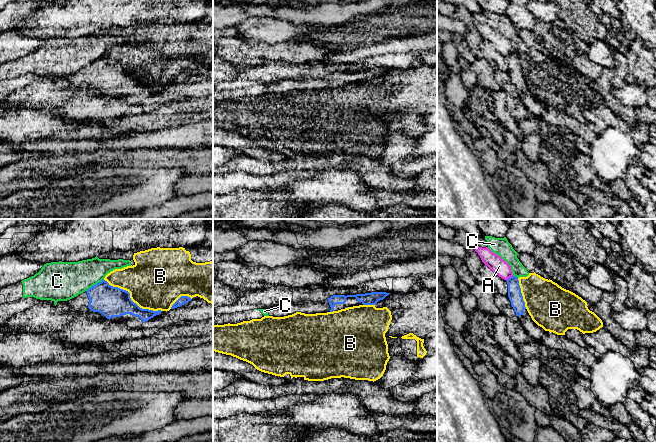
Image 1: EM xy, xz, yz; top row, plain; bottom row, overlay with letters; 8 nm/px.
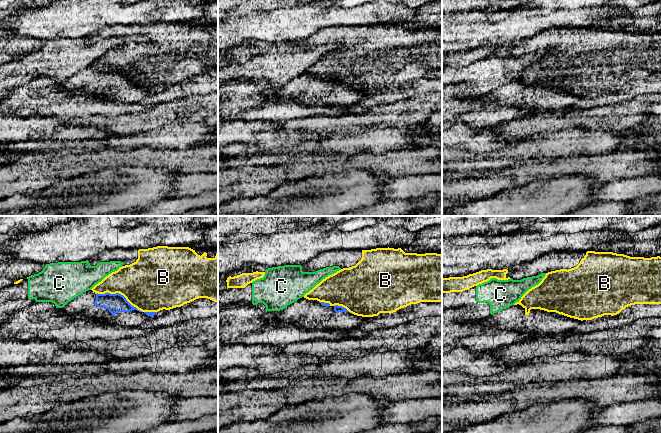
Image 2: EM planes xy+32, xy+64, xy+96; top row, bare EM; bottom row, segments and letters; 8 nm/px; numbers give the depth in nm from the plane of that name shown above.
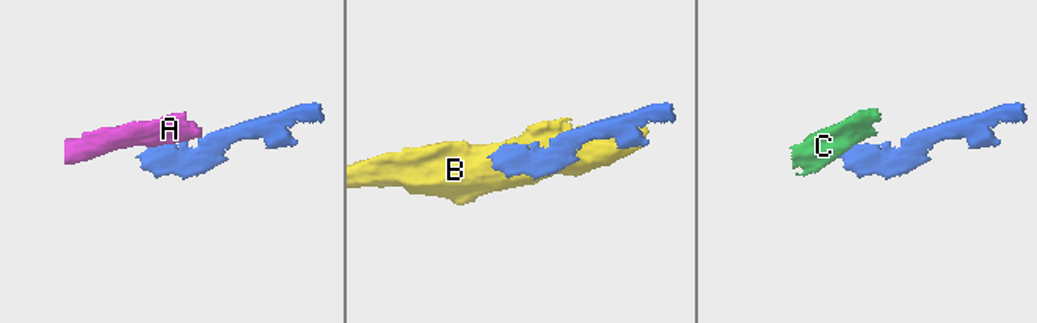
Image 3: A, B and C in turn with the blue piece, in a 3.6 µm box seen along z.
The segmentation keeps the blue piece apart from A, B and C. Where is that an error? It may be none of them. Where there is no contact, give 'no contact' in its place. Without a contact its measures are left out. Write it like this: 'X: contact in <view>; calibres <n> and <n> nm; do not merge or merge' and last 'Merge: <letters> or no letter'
A: contact in yz; calibres 110 and 130 nm; do not merge
B: contact in xy; calibres 240 and 440 nm; do not merge
C: contact in xy; calibres 240 and 300 nm; do not merge
Merge: no letter

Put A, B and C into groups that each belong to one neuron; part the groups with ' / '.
A / B / C

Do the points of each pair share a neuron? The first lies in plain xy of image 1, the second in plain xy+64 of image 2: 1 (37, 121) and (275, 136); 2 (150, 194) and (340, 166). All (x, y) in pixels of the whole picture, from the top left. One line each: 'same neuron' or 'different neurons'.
1: same neuron
2: different neurons

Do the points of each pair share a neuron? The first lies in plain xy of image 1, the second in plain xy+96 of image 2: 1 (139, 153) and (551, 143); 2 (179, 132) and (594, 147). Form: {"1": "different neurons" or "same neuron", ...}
{"1": "different neurons", "2": "same neuron"}

